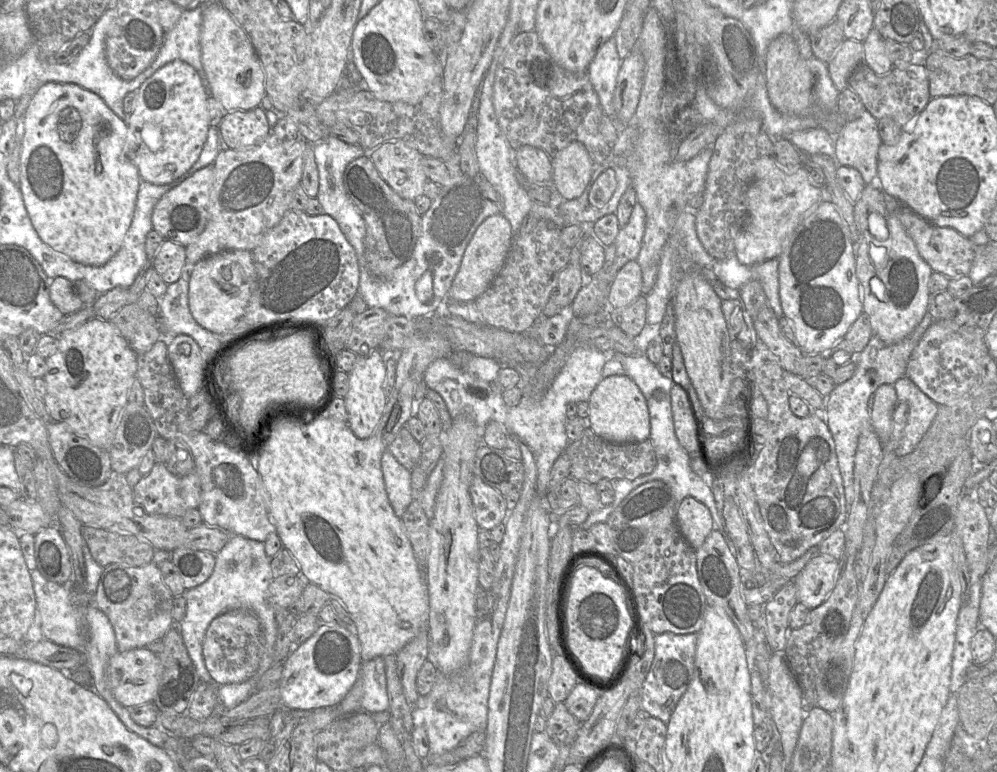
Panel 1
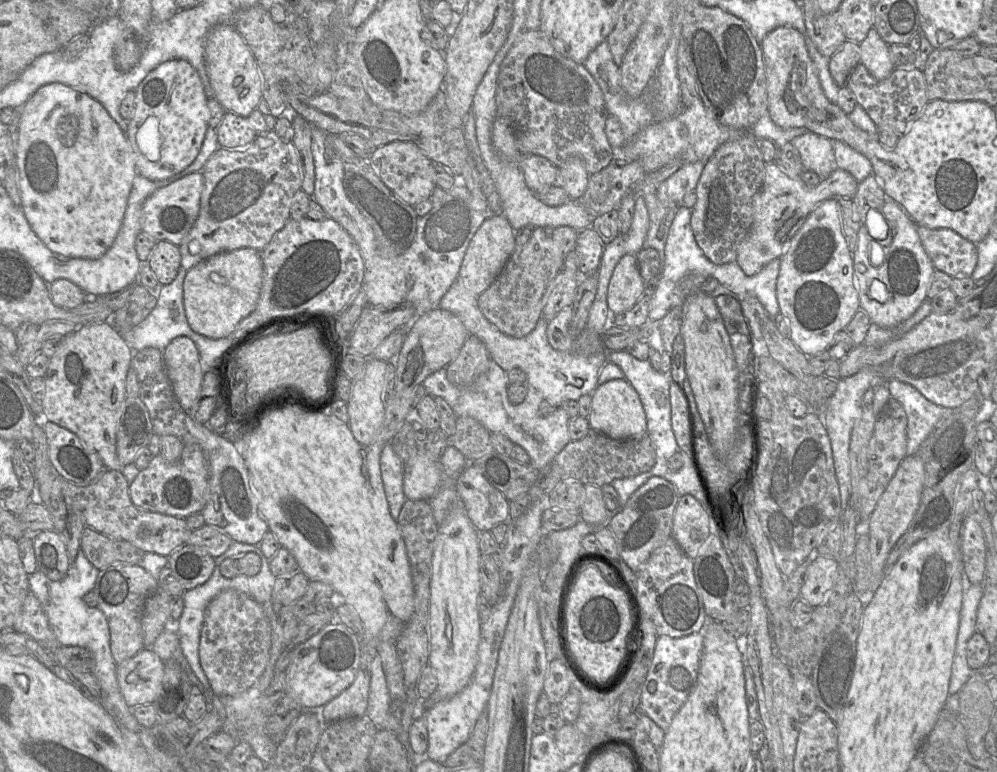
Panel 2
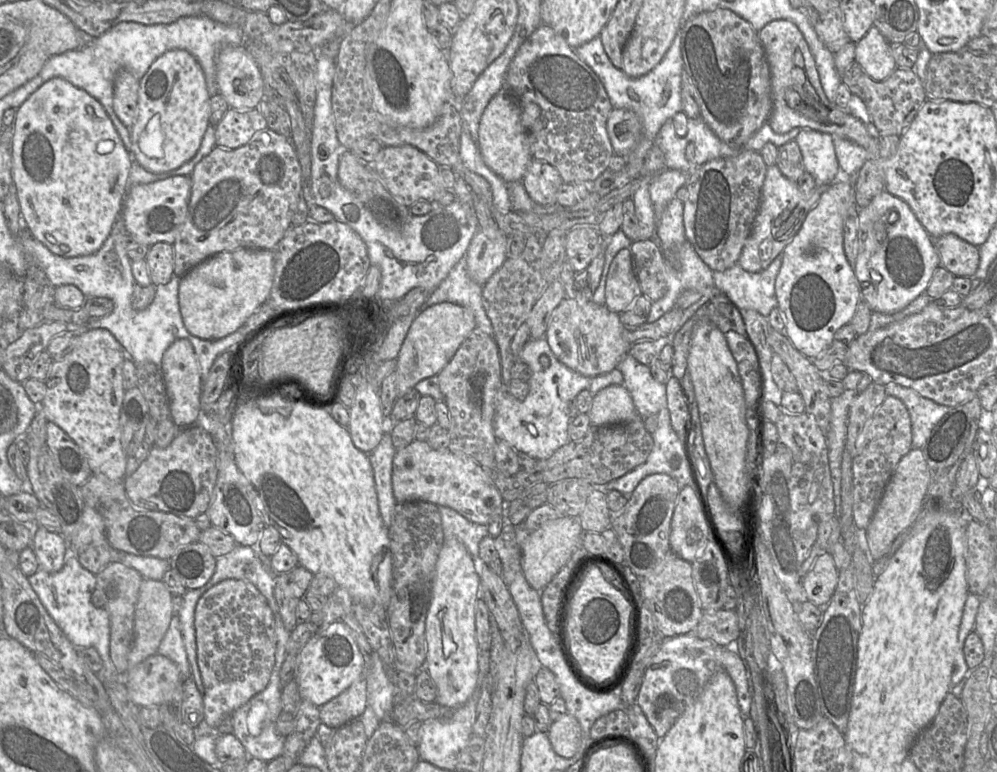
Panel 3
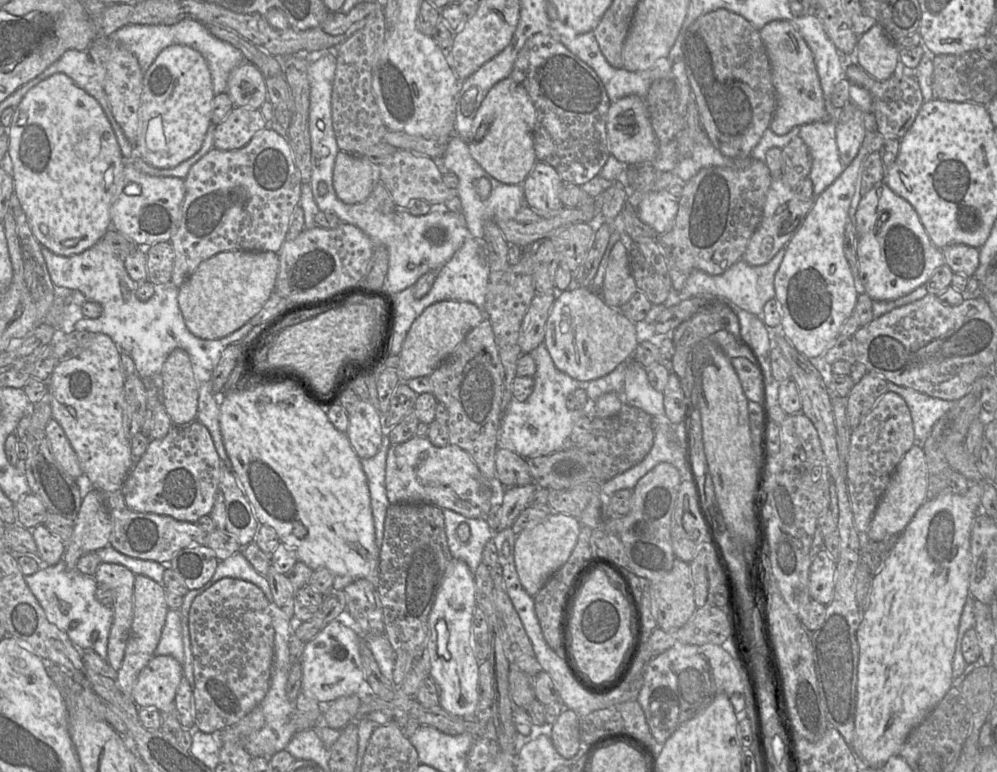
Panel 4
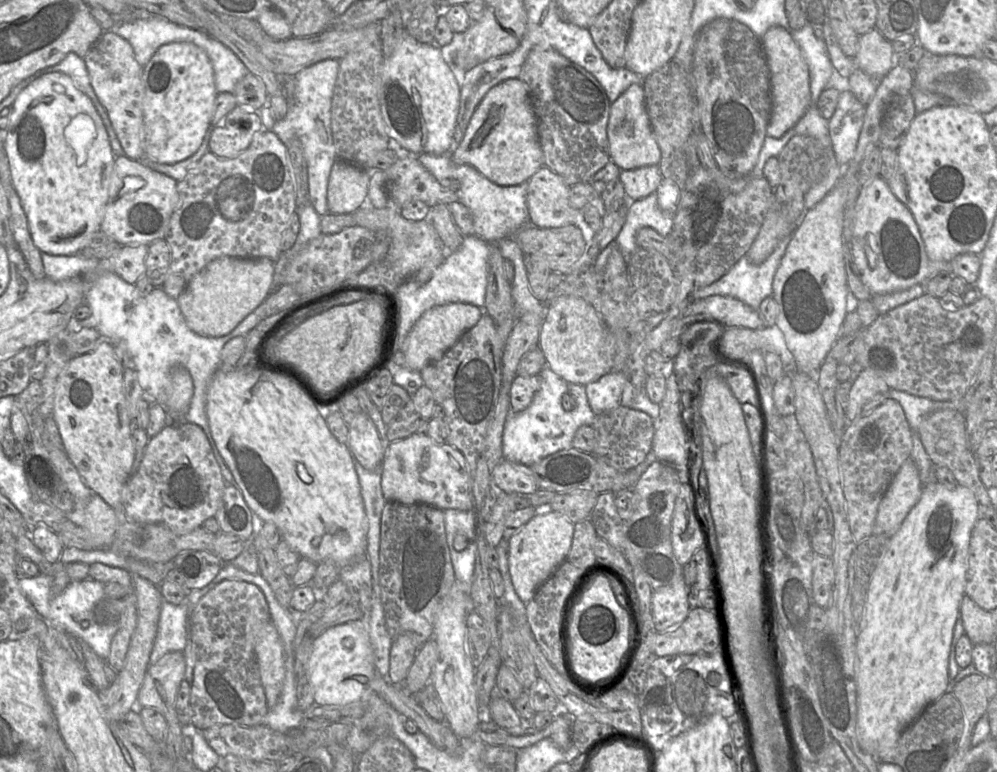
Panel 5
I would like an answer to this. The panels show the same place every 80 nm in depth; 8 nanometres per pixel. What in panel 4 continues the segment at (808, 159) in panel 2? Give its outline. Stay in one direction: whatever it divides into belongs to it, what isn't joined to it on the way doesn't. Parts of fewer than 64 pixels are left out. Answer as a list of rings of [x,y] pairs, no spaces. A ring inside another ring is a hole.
[[[825,120],[800,126],[797,135],[809,149],[812,165],[809,177],[817,197],[843,172],[835,139],[835,122]]]

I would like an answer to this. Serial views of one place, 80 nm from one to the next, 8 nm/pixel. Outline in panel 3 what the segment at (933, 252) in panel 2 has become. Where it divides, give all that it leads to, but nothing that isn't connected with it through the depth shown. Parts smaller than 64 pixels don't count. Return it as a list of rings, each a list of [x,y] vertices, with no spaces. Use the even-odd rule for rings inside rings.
[[[954,234],[942,235],[933,241],[939,254],[940,266],[955,277],[974,276],[980,261],[979,247]]]

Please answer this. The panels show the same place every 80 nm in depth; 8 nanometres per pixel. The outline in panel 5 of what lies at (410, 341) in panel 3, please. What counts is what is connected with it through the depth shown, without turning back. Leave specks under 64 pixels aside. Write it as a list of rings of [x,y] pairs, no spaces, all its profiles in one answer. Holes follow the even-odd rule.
[[[447,303],[434,306],[425,311],[414,324],[402,344],[401,351],[405,355],[406,367],[420,372],[430,363],[442,358],[466,331],[478,323],[483,312],[484,308],[468,303]]]

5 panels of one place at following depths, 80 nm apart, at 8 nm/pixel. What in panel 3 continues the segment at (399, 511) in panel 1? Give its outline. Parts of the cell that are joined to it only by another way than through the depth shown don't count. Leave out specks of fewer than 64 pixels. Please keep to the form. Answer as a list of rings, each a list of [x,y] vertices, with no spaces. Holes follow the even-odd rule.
[[[385,432],[378,446],[368,454],[373,470],[380,515],[387,529],[391,525],[397,505],[392,487],[392,469],[395,453],[396,450],[392,444],[391,435],[389,432]]]

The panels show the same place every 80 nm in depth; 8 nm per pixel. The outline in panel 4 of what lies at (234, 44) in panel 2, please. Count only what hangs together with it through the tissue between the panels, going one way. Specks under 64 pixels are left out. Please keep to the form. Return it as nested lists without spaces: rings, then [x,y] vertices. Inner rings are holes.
[[[244,61],[231,71],[226,93],[234,107],[259,109],[267,100],[264,76],[254,64]]]

